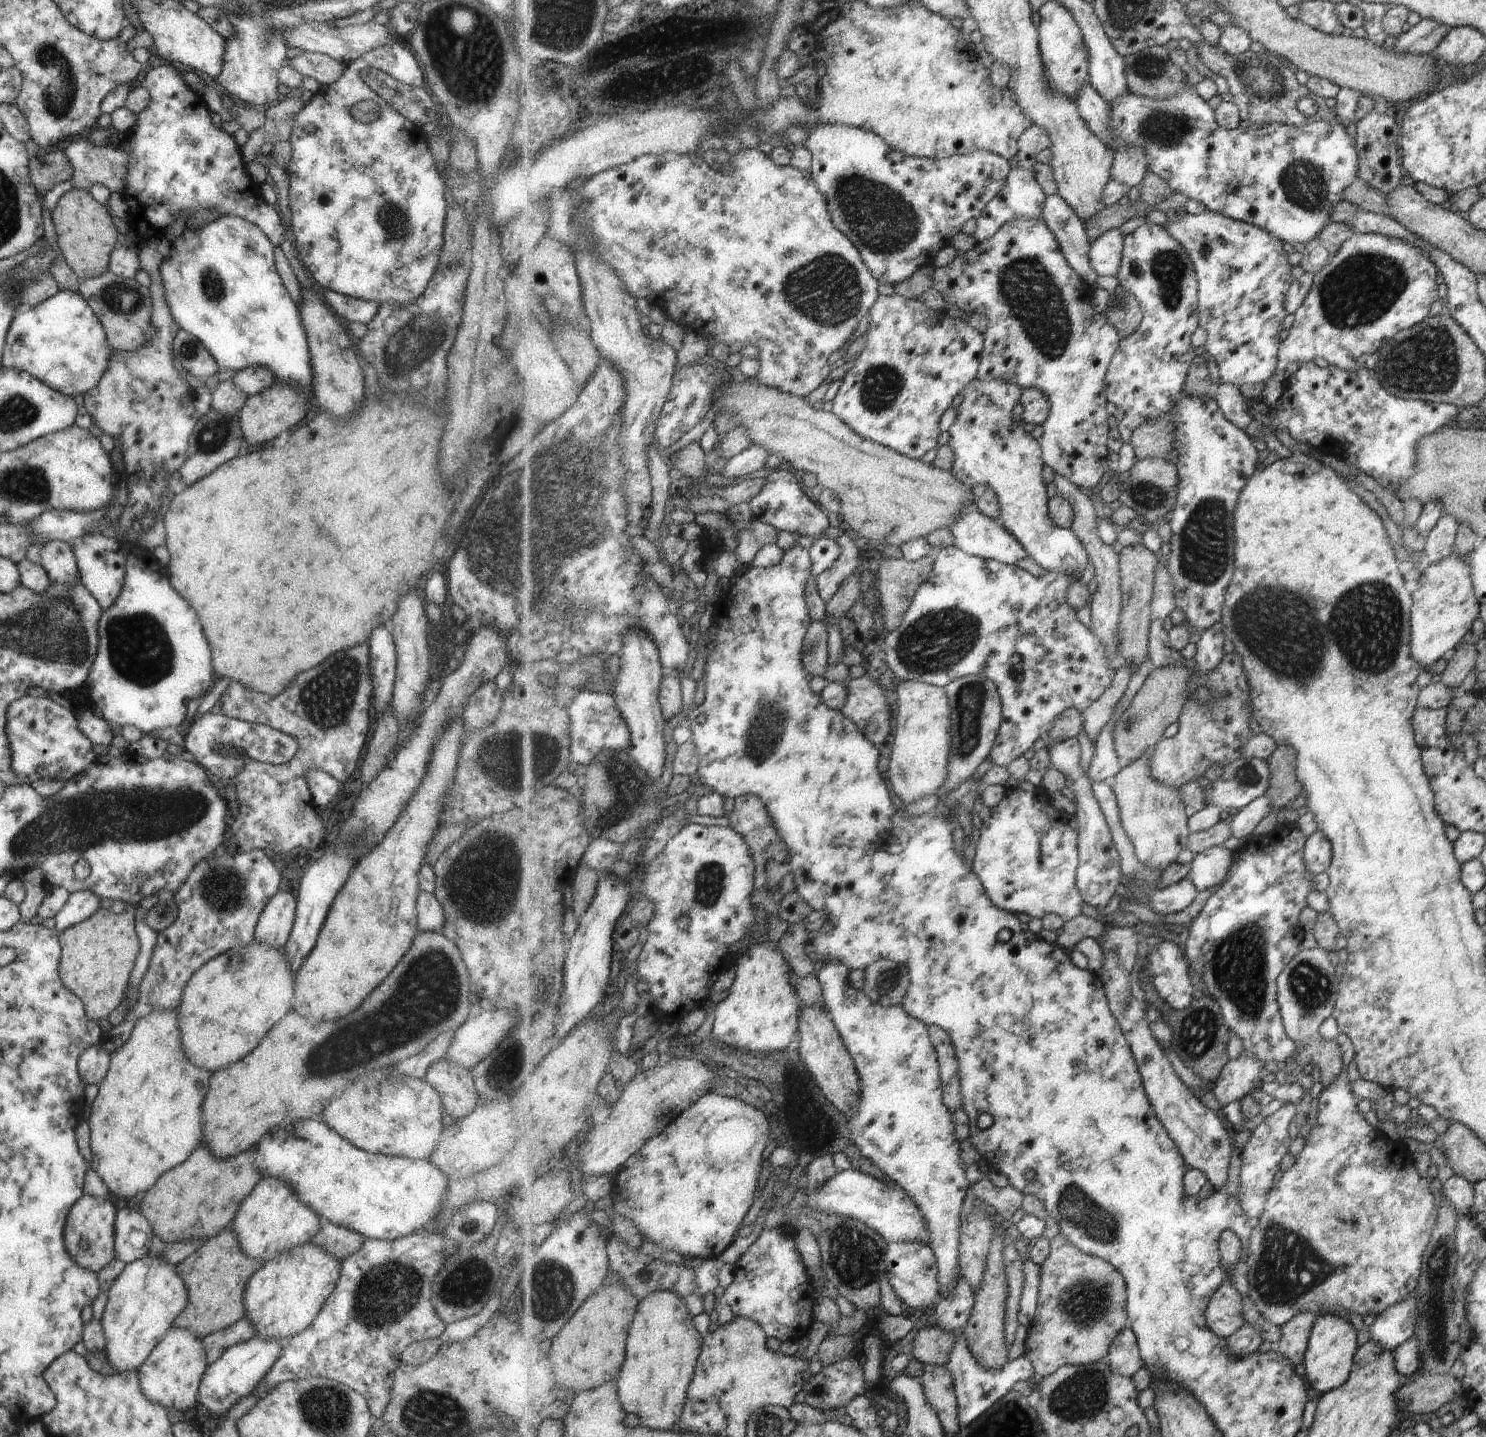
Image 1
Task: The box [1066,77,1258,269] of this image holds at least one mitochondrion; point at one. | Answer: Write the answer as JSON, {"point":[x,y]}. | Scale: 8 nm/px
{"point":[1164,129]}

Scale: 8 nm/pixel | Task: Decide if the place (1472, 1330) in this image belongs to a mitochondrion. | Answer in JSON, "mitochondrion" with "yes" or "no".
{"mitochondrion":"yes"}

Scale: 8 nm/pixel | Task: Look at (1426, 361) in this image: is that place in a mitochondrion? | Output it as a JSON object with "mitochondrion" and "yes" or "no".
{"mitochondrion":"yes"}

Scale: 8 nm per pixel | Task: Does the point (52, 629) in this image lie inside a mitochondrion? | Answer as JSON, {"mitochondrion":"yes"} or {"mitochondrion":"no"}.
{"mitochondrion":"yes"}

